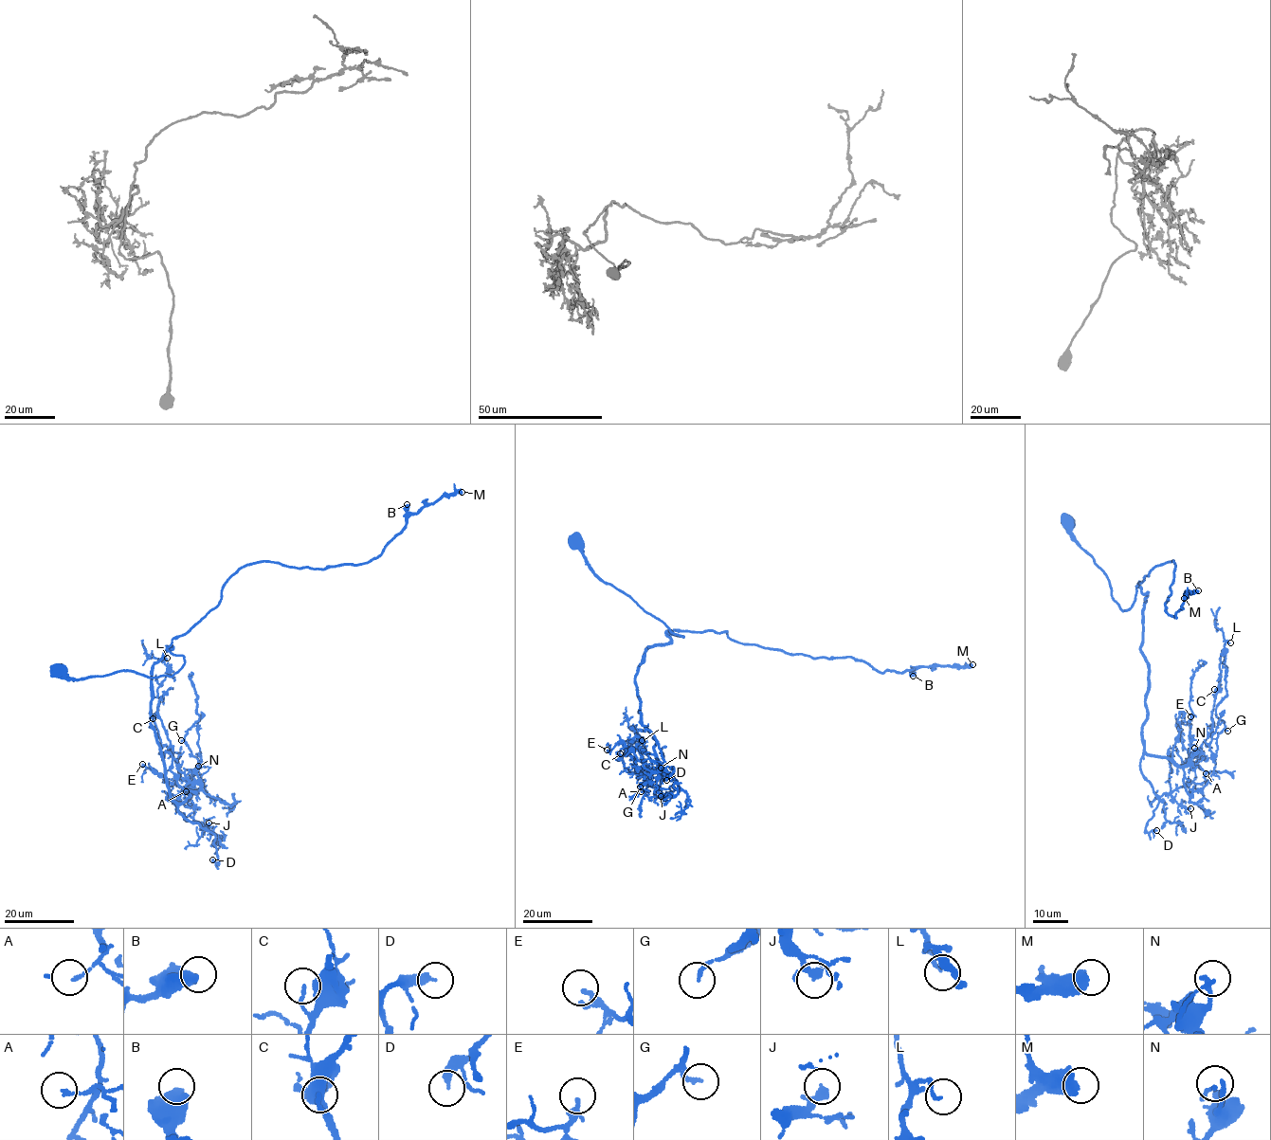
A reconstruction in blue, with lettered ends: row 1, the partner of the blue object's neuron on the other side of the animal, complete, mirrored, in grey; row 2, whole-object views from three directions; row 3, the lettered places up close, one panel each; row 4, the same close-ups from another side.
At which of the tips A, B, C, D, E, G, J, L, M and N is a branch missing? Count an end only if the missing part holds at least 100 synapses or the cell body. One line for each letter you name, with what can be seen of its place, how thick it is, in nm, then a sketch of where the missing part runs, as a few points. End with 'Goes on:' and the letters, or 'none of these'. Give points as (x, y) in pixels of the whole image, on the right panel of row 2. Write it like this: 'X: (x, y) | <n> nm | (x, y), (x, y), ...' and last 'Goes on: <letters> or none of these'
M: (1184, 598) | 600 nm | (1184, 598), (1166, 606), (1123, 593), (1101, 610), (1072, 648), (1063, 656), (1050, 658), (1060, 683)
Goes on: M

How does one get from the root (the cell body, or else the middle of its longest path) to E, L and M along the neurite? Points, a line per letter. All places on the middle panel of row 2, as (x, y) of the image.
E: (573, 542), (684, 636), (647, 647), (634, 681), (661, 769), (638, 768), (623, 742), (607, 750)
L: (573, 542), (684, 636), (647, 647), (634, 681), (661, 769), (626, 769), (642, 740)
M: (573, 542), (605, 583), (684, 636), (675, 636), (668, 630), (725, 631), (881, 672), (972, 664)

